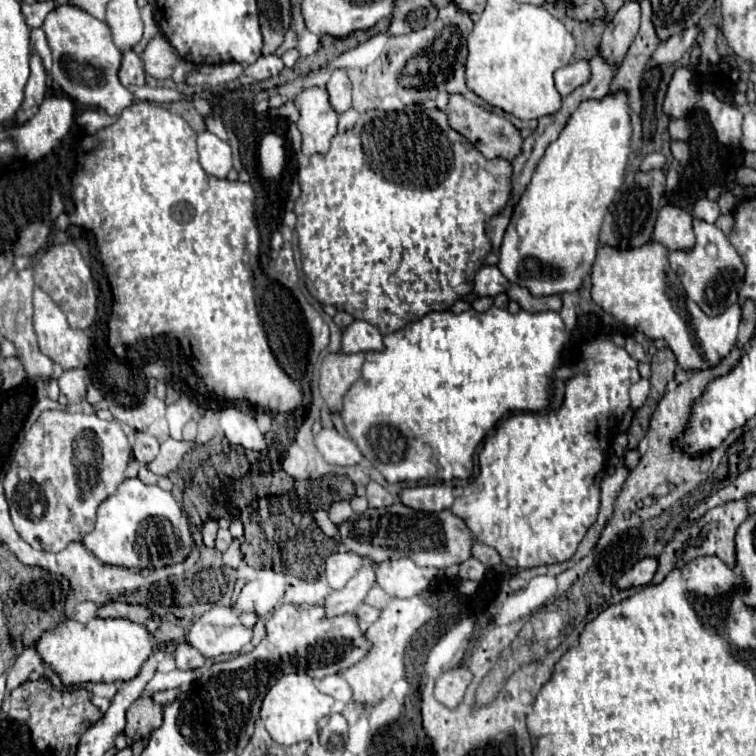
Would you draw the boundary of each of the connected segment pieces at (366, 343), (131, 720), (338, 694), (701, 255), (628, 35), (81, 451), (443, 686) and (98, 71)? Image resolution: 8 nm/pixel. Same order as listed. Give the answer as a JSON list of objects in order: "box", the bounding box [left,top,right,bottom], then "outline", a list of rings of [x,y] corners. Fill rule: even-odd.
[{"box":[342,321,384,353],"outline":[[[354,321],[342,333],[342,351],[360,353],[360,351],[380,351],[384,349],[380,331],[368,321]]]},{"box":[124,697,162,741],"outline":[[[138,697],[126,713],[126,729],[124,733],[132,741],[146,739],[154,729],[162,725],[162,707],[152,697]]]},{"box":[318,675,352,703],"outline":[[[338,675],[324,677],[318,687],[320,687],[322,693],[332,695],[332,697],[334,697],[336,701],[340,701],[340,703],[350,703],[350,701],[352,701],[352,691],[350,691],[348,683],[342,681]]]},{"box":[668,217,744,317],"outline":[[[698,217],[692,221],[696,243],[692,249],[676,249],[668,251],[668,263],[676,271],[680,283],[684,285],[688,297],[710,317],[720,315],[730,305],[738,301],[738,291],[744,281],[744,263],[740,253],[728,241],[728,237],[712,223],[706,223]]]},{"box":[602,1,640,63],"outline":[[[624,1],[624,5],[610,17],[606,31],[602,35],[602,55],[608,63],[620,63],[620,57],[628,51],[632,37],[636,37],[636,29],[640,25],[640,3]]]},{"box":[4,409,132,551],"outline":[[[62,409],[44,411],[26,433],[22,445],[12,457],[4,477],[4,491],[10,505],[10,517],[18,535],[34,549],[60,551],[72,541],[80,541],[96,521],[96,509],[116,493],[124,481],[124,471],[132,449],[118,421],[106,421],[96,415],[70,413]]]},{"box":[434,667,472,707],"outline":[[[456,667],[456,669],[448,669],[444,671],[434,685],[434,697],[446,705],[446,707],[456,707],[462,697],[466,687],[472,681],[472,673],[466,667]]]},{"box":[42,5,134,115],"outline":[[[58,5],[48,13],[42,29],[46,31],[48,45],[52,49],[54,65],[50,77],[76,101],[84,105],[102,107],[108,115],[120,115],[134,103],[134,95],[120,83],[120,49],[112,43],[110,29],[104,21],[98,21],[90,13],[74,5]]]}]

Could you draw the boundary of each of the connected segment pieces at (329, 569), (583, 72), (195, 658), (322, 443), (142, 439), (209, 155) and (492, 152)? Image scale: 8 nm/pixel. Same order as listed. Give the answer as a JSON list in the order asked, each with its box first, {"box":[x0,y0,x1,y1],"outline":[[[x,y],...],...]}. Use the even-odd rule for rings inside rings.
[{"box":[326,551,362,589],"outline":[[[338,551],[332,553],[326,559],[326,579],[332,589],[342,589],[362,567],[362,557],[348,553],[348,551]]]},{"box":[554,61,590,97],"outline":[[[574,61],[554,73],[554,83],[556,89],[562,97],[570,95],[576,87],[586,83],[590,79],[590,65],[588,61]]]},{"box":[174,643,204,669],"outline":[[[180,643],[174,651],[174,661],[178,669],[198,669],[204,665],[204,657],[200,657],[200,653],[196,653],[196,649],[192,649],[192,645],[188,643]]]},{"box":[316,429,362,465],"outline":[[[322,429],[316,435],[316,447],[330,465],[356,465],[362,461],[356,443],[340,435],[336,429]]]},{"box":[134,431,160,465],"outline":[[[140,431],[136,433],[134,457],[136,457],[140,463],[148,465],[148,463],[158,455],[158,447],[160,447],[160,443],[158,443],[156,437],[152,437],[152,435],[148,435],[148,433],[140,433]]]},{"box":[198,131,232,177],"outline":[[[210,131],[198,133],[198,153],[202,169],[214,177],[226,177],[232,169],[232,149]]]},{"box":[446,93,522,161],"outline":[[[458,93],[450,95],[450,103],[446,107],[446,115],[448,115],[448,123],[452,125],[452,129],[462,133],[488,159],[494,159],[498,155],[498,157],[504,157],[504,159],[512,161],[522,149],[522,137],[520,137],[518,129],[506,117],[496,115],[496,113],[488,111],[486,107],[474,105],[464,95],[458,95]]]}]

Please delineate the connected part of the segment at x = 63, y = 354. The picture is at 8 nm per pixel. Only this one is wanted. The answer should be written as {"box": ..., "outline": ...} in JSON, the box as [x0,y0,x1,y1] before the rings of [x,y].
{"box":[34,287,90,369],"outline":[[[40,287],[34,289],[34,331],[38,335],[40,351],[58,363],[62,369],[76,369],[88,365],[88,351],[90,351],[90,337],[82,329],[72,329],[66,323],[62,309],[44,293]]]}

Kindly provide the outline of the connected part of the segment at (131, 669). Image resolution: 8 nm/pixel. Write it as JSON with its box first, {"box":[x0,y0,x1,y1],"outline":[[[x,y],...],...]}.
{"box":[36,619,154,685],"outline":[[[66,619],[52,631],[44,631],[36,639],[36,653],[40,659],[60,675],[64,685],[82,685],[90,681],[116,683],[130,681],[138,675],[138,669],[148,659],[154,641],[148,629],[128,619],[90,619],[88,623],[78,623]]]}

